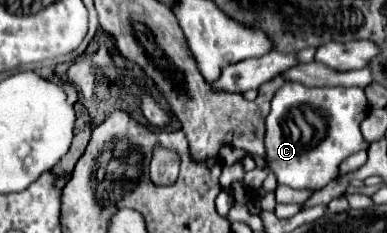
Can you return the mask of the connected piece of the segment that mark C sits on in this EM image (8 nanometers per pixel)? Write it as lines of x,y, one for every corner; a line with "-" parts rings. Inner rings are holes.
284,83
282,89
274,95
272,111
266,117
264,167
254,167
252,171
246,171
244,181
256,189
262,187
268,173
274,173
280,185
288,185
292,189
326,187
334,177
338,177
338,167
348,155
360,149
368,149
368,143
362,139
358,127
360,121
366,117
366,111
366,95
360,87
306,87
300,83
-
300,107
320,111
326,119
326,129
322,129
320,133
312,125
296,123
296,109
-
308,145
316,147
316,155
308,155
-
326,151
336,151
336,155
328,155

